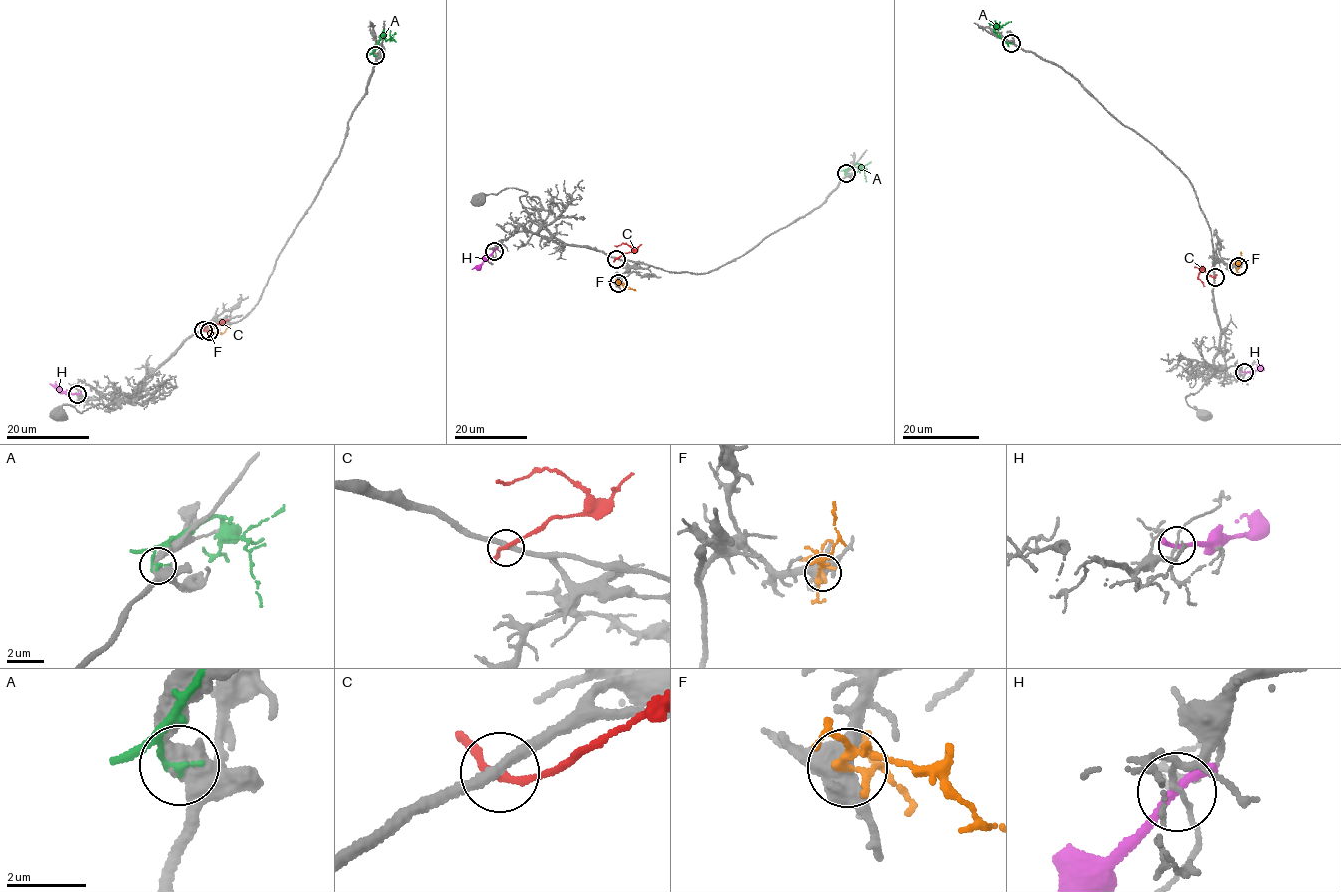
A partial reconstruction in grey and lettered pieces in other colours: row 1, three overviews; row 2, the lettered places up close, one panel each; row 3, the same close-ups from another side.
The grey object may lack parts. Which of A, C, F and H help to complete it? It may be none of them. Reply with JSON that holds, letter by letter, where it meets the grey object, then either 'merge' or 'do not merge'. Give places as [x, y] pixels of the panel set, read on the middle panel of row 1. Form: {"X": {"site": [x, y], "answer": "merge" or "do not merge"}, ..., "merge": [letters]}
{"A": {"site": [846, 173], "answer": "do not merge"}, "C": {"site": [616, 259], "answer": "do not merge"}, "F": {"site": [618, 283], "answer": "do not merge"}, "H": {"site": [494, 251], "answer": "do not merge"}, "merge": []}

